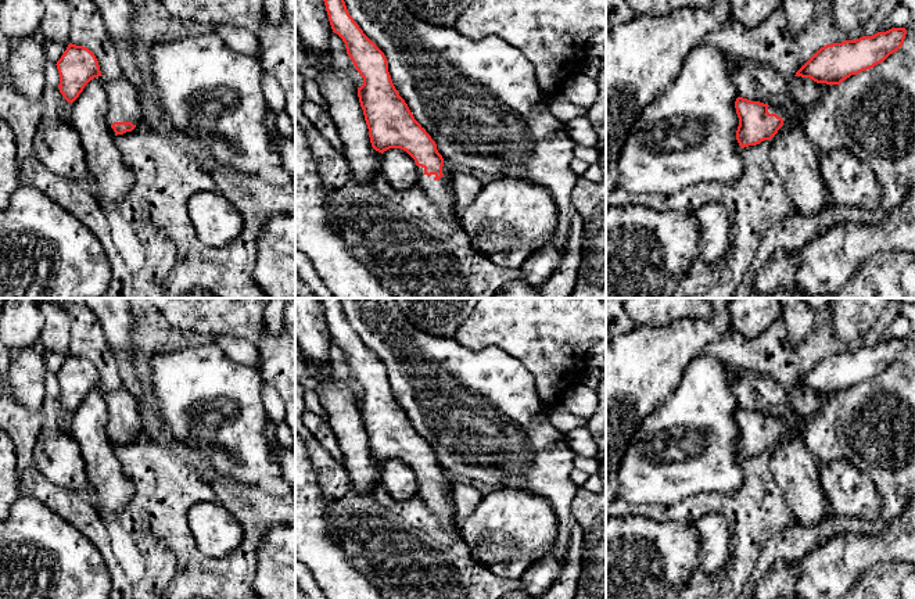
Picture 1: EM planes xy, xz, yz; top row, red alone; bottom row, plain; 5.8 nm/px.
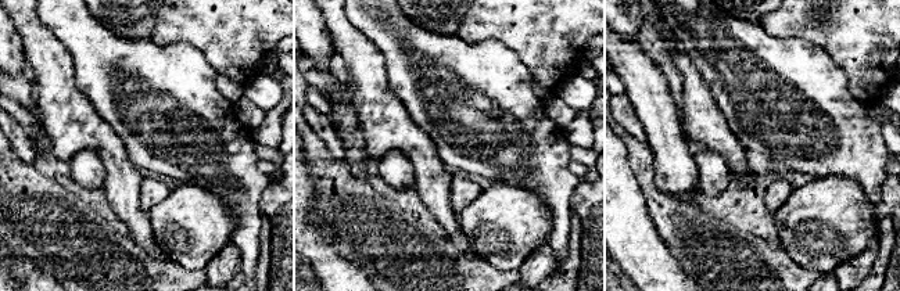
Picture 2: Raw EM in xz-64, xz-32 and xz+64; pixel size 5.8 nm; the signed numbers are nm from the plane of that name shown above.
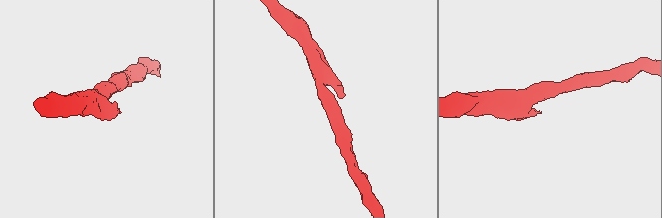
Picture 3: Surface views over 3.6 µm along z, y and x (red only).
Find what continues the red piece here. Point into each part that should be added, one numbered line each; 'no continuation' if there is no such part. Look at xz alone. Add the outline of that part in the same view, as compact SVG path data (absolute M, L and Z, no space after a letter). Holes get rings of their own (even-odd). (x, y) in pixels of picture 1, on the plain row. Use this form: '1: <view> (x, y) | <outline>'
1: xz (438, 502) | M417 477L417 496L420 496L427 509L437 516L444 527L455 532L459 527L456 521L451 520L452 514L452 489L453 489L453 480L442 477L444 487L439 491L435 491L435 485L431 485L430 488L424 484L424 478Z

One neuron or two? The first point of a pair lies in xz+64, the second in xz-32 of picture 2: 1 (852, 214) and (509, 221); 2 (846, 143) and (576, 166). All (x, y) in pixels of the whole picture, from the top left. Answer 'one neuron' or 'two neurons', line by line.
1: one neuron
2: two neurons

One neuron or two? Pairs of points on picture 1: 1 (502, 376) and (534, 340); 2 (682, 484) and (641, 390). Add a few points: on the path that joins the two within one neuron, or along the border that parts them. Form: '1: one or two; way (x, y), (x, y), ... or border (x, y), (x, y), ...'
1: two; border (485, 345), (497, 345), (513, 355), (535, 384)
2: two; border (674, 388), (645, 418), (631, 437)

